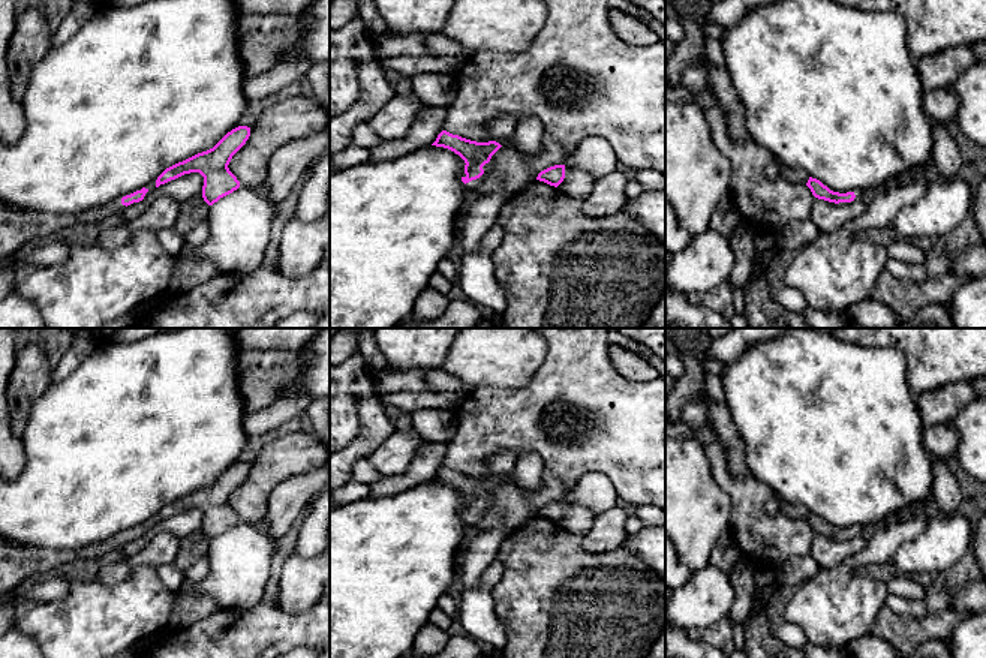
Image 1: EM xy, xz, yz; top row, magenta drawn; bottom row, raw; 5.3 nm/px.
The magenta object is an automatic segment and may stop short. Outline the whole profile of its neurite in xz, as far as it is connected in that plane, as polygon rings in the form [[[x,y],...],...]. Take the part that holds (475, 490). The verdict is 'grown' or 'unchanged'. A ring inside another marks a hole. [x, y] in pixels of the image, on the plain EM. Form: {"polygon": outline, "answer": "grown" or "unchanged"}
{"polygon": [[[442,466],[432,481],[448,484],[465,496],[462,517],[468,526],[477,526],[487,510],[496,508],[496,499],[490,495],[502,483],[496,477],[477,478],[447,466]]], "answer": "grown"}

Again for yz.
{"polygon": [[[809,513],[806,522],[811,525],[812,531],[818,535],[824,535],[835,540],[851,540],[860,537],[863,526],[854,525],[850,528],[833,528],[824,522],[820,516]]], "answer": "grown"}

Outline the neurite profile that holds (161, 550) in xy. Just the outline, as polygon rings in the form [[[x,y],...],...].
[[[157,532],[129,562],[130,565],[150,565],[157,568],[174,564],[175,558],[175,537],[169,532]]]

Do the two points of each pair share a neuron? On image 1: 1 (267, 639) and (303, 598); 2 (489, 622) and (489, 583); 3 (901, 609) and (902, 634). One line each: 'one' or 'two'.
1: two
2: one
3: two

